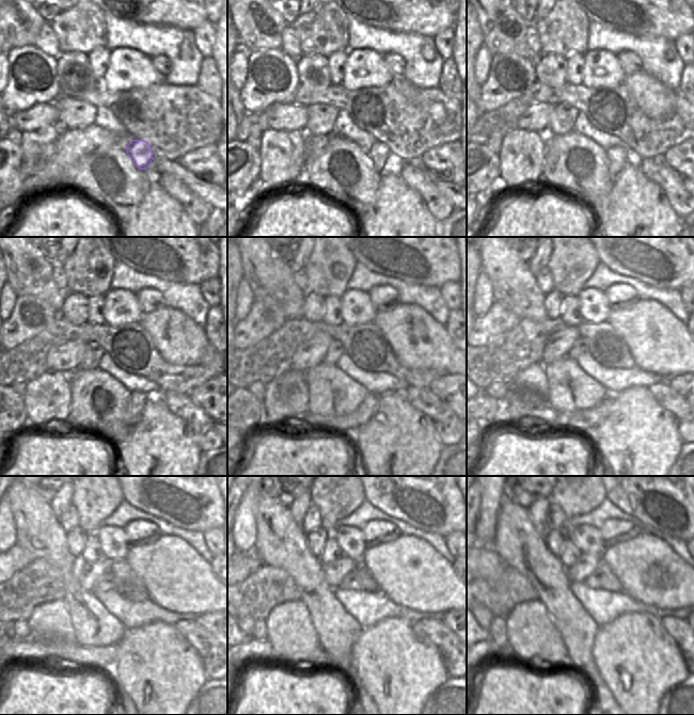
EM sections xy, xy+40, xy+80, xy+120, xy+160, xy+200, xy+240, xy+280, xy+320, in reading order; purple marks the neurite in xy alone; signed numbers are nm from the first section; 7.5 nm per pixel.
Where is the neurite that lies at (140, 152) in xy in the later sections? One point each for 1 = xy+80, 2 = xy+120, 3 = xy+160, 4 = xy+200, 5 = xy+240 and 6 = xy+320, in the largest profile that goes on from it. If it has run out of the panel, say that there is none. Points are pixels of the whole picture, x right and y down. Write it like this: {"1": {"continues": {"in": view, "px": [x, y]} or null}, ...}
{"1": {"continues": {"in": "xy+80", "px": [619, 156]}}, "2": {"continues": {"in": "xy+120", "px": [137, 401]}}, "3": {"continues": {"in": "xy+160", "px": [351, 423]}}, "4": {"continues": {"in": "xy+200", "px": [585, 420]}}, "5": {"continues": {"in": "xy+240", "px": [10, 649]}}, "6": {"continues": {"in": "xy+320", "px": [488, 648]}}}

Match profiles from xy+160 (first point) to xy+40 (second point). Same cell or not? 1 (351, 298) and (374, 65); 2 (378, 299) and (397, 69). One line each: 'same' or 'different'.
1: same
2: same

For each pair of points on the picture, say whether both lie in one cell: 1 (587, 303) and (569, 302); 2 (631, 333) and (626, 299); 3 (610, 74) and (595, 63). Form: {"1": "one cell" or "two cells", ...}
{"1": "two cells", "2": "two cells", "3": "one cell"}

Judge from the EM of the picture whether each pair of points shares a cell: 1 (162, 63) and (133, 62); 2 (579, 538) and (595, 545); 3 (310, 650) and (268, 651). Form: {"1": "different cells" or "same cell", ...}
{"1": "different cells", "2": "same cell", "3": "different cells"}

